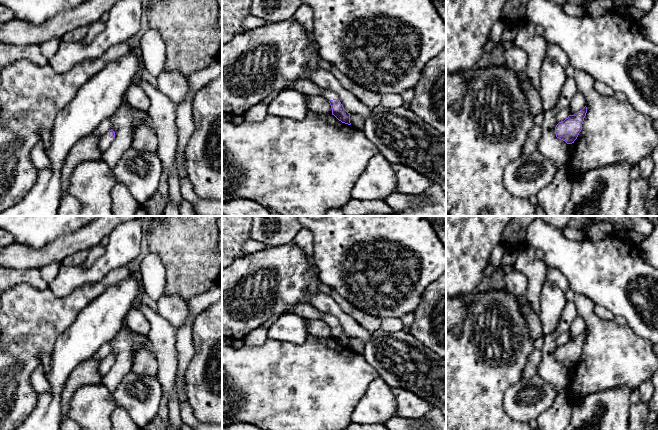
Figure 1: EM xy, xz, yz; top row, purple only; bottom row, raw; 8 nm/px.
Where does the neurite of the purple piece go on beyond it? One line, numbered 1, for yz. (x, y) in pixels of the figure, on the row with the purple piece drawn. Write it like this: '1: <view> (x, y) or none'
1: none

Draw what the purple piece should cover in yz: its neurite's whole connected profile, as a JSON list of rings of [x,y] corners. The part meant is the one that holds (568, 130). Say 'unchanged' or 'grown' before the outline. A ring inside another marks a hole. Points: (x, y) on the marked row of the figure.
unchanged; [[[587,107],[578,111],[574,115],[569,115],[564,121],[559,122],[555,127],[556,137],[572,144],[577,139],[582,130],[582,124],[587,113]]]

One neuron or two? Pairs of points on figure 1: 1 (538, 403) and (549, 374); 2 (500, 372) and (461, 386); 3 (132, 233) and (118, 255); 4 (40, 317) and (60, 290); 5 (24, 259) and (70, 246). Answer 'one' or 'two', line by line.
1: two
2: one
3: one
4: two
5: one

